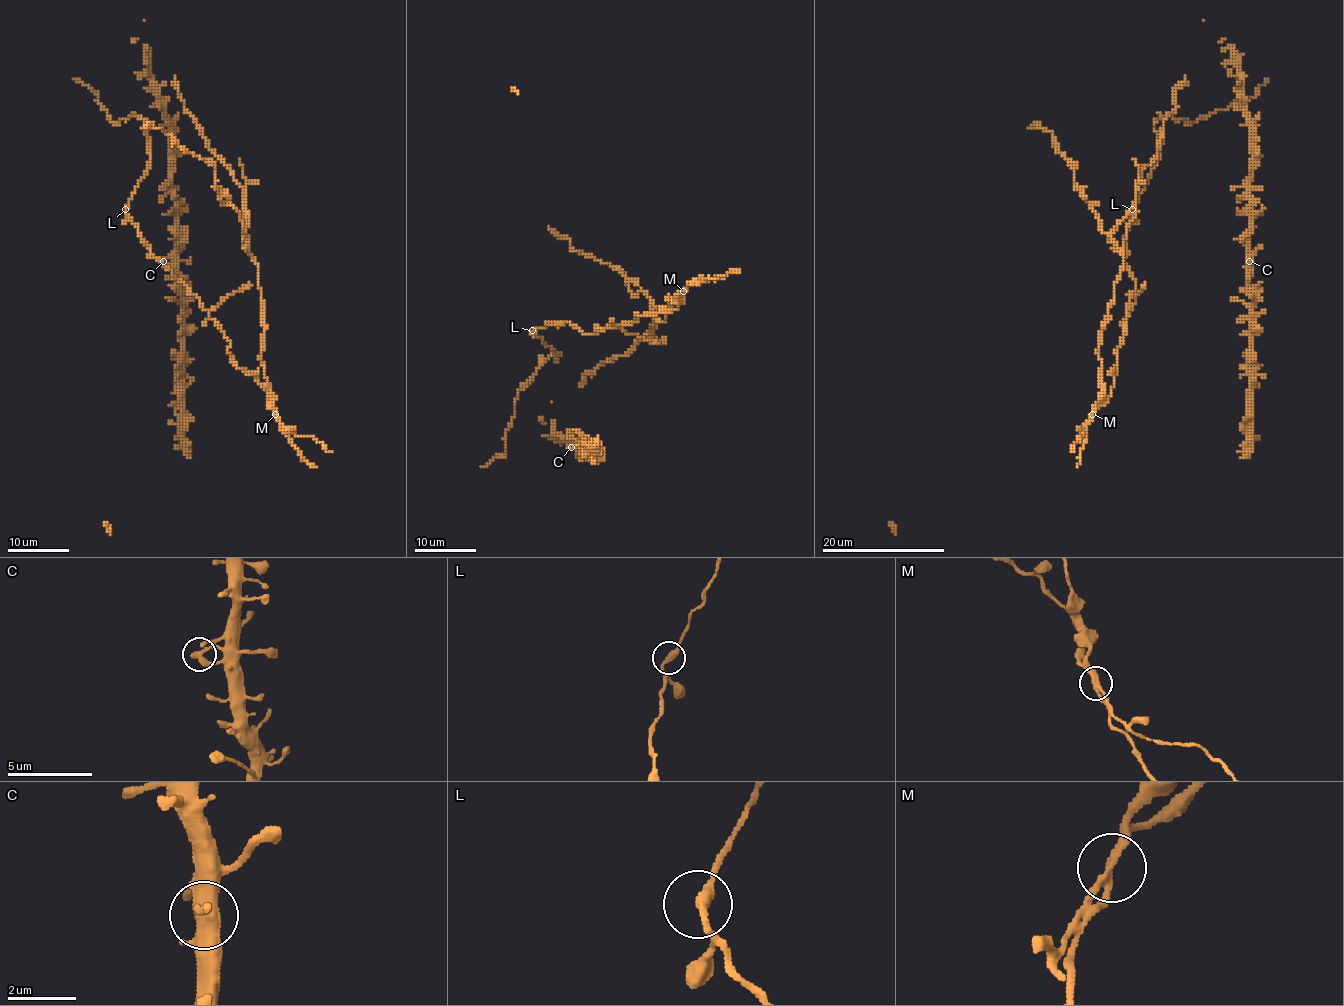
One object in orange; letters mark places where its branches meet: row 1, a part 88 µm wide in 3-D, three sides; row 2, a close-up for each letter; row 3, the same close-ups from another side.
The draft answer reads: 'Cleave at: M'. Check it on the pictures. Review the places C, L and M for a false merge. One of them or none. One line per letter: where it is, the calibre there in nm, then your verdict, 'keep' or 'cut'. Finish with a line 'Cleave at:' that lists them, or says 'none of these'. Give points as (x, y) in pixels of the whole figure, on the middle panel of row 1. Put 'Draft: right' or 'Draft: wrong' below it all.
C: place (571, 447); calibre 280 nm; keep
L: place (532, 330); calibre 280 nm; keep
M: place (683, 291); calibre 280 nm; cut
Cleave at: M
Draft: right

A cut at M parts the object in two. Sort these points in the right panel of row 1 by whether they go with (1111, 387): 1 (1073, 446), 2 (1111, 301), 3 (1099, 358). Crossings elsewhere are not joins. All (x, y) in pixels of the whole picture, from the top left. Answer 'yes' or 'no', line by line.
1: yes
2: no
3: no

